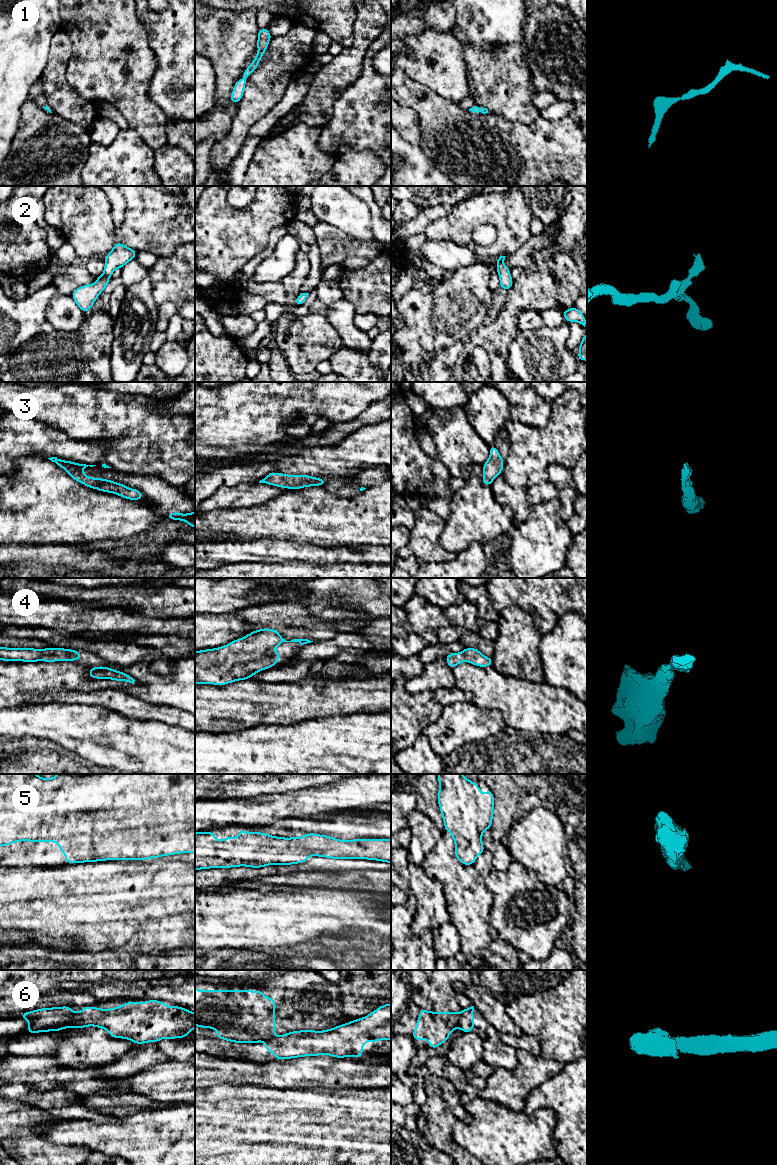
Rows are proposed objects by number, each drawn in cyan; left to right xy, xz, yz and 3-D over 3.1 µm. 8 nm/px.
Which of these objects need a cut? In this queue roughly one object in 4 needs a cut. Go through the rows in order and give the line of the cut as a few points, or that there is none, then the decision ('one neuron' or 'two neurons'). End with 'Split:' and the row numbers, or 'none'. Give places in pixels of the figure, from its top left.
1: cut none; one neuron
2: cut none; one neuron
3: cut none; one neuron
4: cut none; one neuron
5: cut none; one neuron
6: cut xy (74, 1013), (72, 1027); two neurons
Split: 6

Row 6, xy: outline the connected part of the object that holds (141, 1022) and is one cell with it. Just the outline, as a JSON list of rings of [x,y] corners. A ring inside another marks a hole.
[[[158,1000],[132,1001],[110,1009],[87,1006],[74,1013],[73,1028],[88,1026],[104,1028],[111,1037],[131,1040],[134,1044],[157,1043],[164,1038],[185,1038],[189,1035],[195,1028],[195,1013],[175,1005],[168,1008],[165,1002]]]

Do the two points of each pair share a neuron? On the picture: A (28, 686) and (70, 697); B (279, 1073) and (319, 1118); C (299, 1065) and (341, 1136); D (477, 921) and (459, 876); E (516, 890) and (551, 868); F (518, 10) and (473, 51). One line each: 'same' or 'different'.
A: different
B: different
C: different
D: same
E: different
F: different

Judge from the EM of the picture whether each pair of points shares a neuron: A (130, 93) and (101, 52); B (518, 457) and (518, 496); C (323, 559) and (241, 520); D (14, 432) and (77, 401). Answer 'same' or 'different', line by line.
A: same
B: different
C: different
D: different

